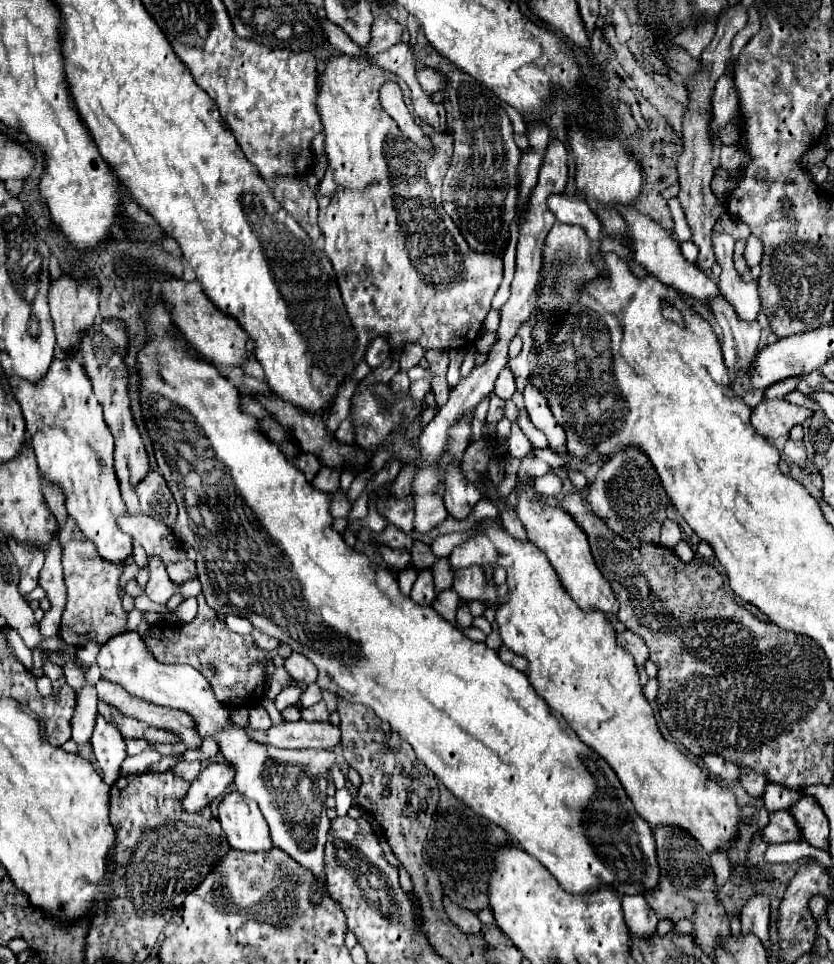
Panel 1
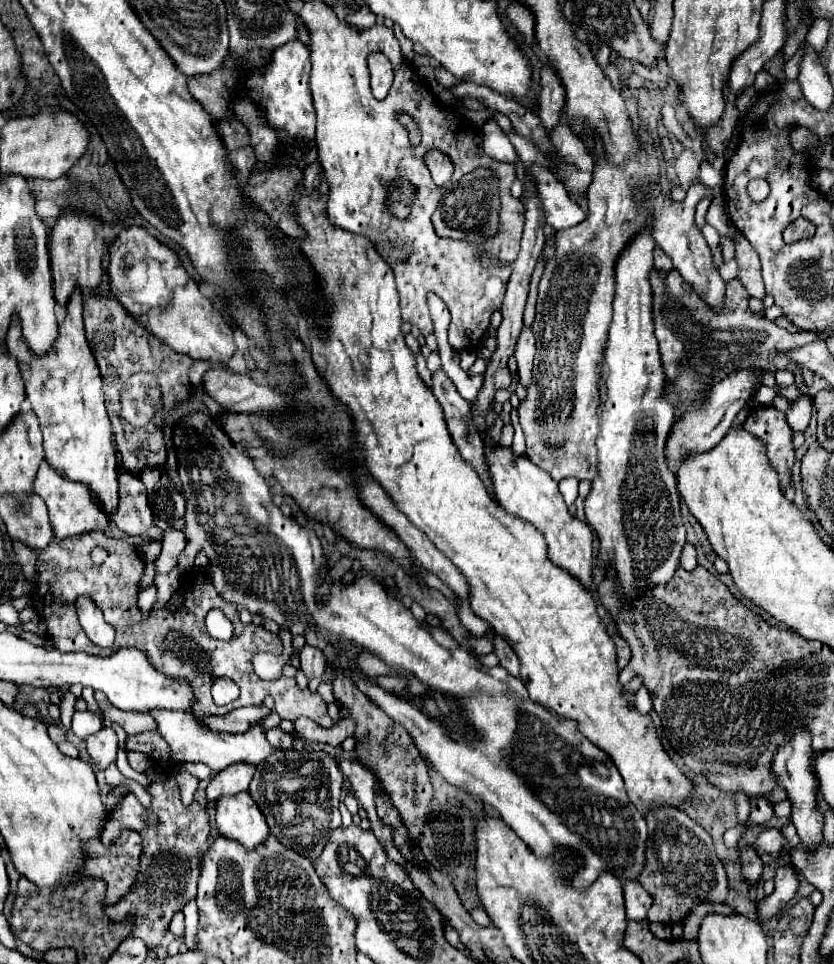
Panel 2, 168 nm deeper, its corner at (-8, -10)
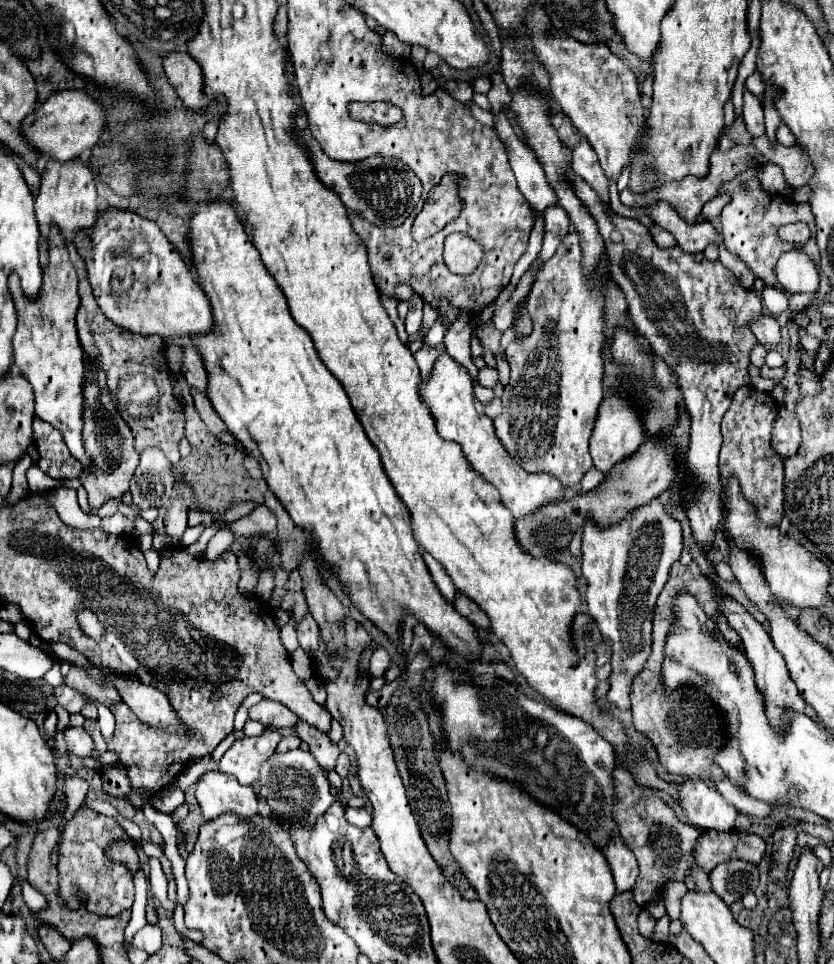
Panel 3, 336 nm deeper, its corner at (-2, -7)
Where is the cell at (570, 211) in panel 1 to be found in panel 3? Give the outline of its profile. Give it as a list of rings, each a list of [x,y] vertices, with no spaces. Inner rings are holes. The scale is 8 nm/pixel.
[[[503,112],[499,116],[495,116],[495,130],[507,148],[507,156],[509,156],[511,168],[515,172],[519,190],[527,198],[527,202],[539,212],[545,212],[545,208],[555,206],[559,200],[555,196],[555,190],[551,188],[551,184],[547,184],[545,172],[543,172],[535,152],[531,152],[515,136],[515,132]]]

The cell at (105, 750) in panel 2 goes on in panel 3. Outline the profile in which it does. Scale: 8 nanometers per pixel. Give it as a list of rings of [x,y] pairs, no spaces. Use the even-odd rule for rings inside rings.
[[[67,728],[65,730],[67,738],[67,750],[75,756],[89,758],[93,752],[93,738],[87,734],[85,728]]]

